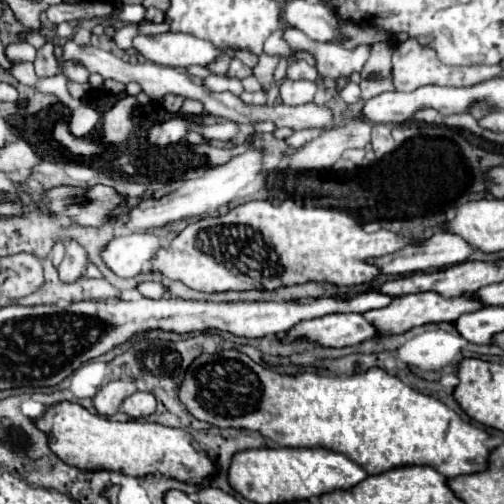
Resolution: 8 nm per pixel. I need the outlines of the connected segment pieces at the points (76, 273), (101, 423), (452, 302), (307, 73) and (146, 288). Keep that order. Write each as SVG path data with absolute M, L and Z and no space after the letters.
M75 241L67 243L65 245L65 251L67 251L65 253L65 259L59 265L59 279L63 283L73 283L73 281L77 281L79 277L85 275L85 269L87 269L87 253Z
M59 403L35 421L41 431L49 435L49 447L67 465L85 471L115 471L129 477L163 475L189 485L203 485L207 477L215 475L213 457L185 431L159 423L127 421L119 423L101 415L93 415L77 403Z
M427 291L427 293L413 293L411 299L407 299L407 295L403 297L395 297L387 307L381 307L381 309L373 309L373 311L367 311L363 313L363 317L377 329L377 335L399 335L399 333L405 333L413 327L419 327L419 325L427 325L427 323L453 323L459 315L463 313L473 313L477 309L481 309L483 305L475 299L475 297L453 297L453 299L445 299L433 291Z
M295 61L287 69L287 79L307 79L307 81L313 81L315 77L317 77L315 69L309 67L305 61Z
M143 281L137 285L137 291L143 295L143 297L149 297L149 299L163 299L167 297L167 287L163 283L155 283L155 281Z

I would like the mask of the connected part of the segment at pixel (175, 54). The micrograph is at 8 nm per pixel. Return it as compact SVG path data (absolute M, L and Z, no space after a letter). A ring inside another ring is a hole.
M187 33L135 35L133 49L151 63L175 69L185 69L189 65L205 67L221 55L221 51L211 47L211 43Z

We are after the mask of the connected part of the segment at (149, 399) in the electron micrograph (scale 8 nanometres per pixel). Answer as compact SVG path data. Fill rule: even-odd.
M137 391L133 393L131 397L127 397L121 405L121 409L133 417L133 419L141 419L141 417L147 417L155 411L155 397L149 393L149 391Z

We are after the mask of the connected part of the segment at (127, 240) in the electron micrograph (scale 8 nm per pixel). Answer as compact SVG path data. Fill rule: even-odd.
M131 233L125 237L113 237L103 249L103 263L119 277L135 277L147 271L147 259L155 255L155 247L163 243L153 233Z

